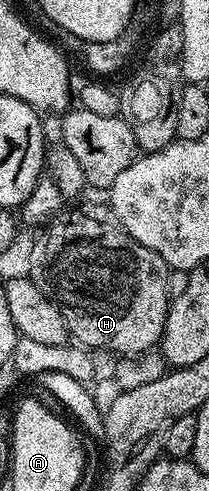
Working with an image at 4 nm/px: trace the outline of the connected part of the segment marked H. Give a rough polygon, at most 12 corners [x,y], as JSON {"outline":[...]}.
{"outline":[[109,204],[69,209],[30,281],[87,350],[142,355],[172,300],[166,261]]}

